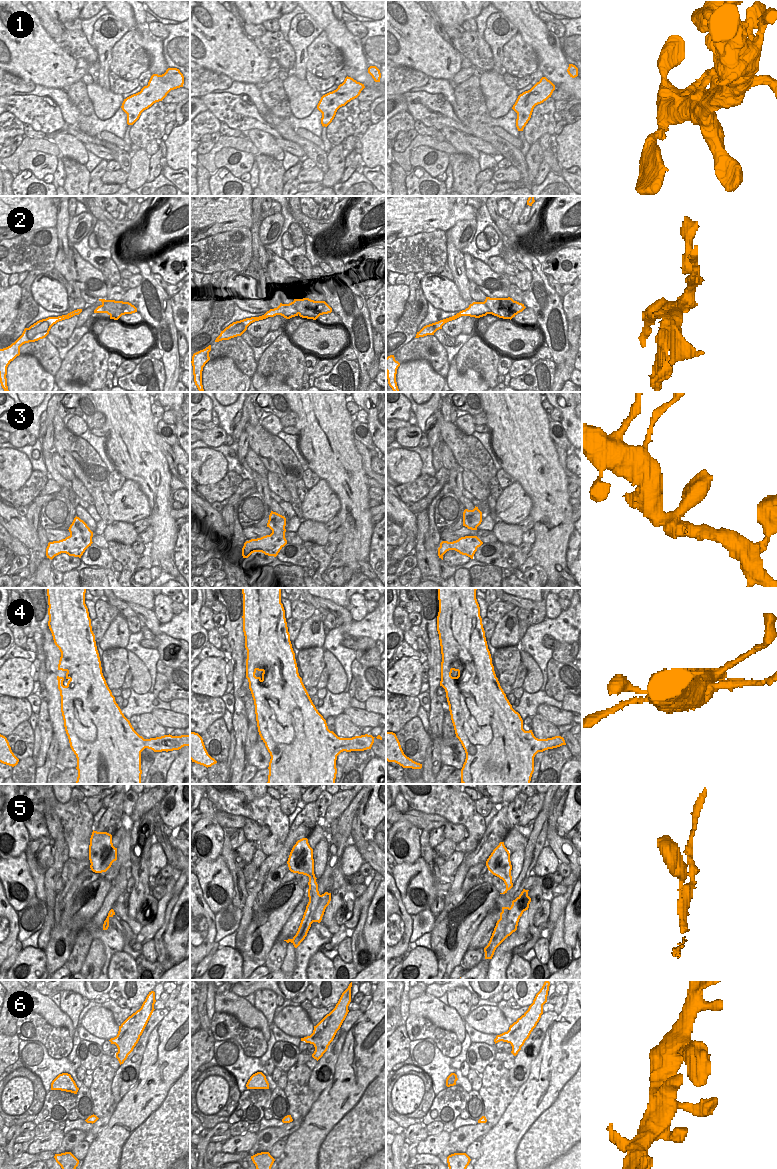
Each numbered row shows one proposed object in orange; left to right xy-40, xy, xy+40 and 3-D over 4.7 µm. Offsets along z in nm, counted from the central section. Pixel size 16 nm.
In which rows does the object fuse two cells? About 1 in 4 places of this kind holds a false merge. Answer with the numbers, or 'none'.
2

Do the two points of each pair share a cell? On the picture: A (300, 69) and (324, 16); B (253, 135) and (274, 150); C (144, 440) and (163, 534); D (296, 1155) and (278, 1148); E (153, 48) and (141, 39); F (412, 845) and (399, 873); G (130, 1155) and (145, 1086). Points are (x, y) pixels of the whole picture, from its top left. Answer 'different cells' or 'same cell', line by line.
A: different cells
B: same cell
C: same cell
D: different cells
E: same cell
F: different cells
G: same cell

